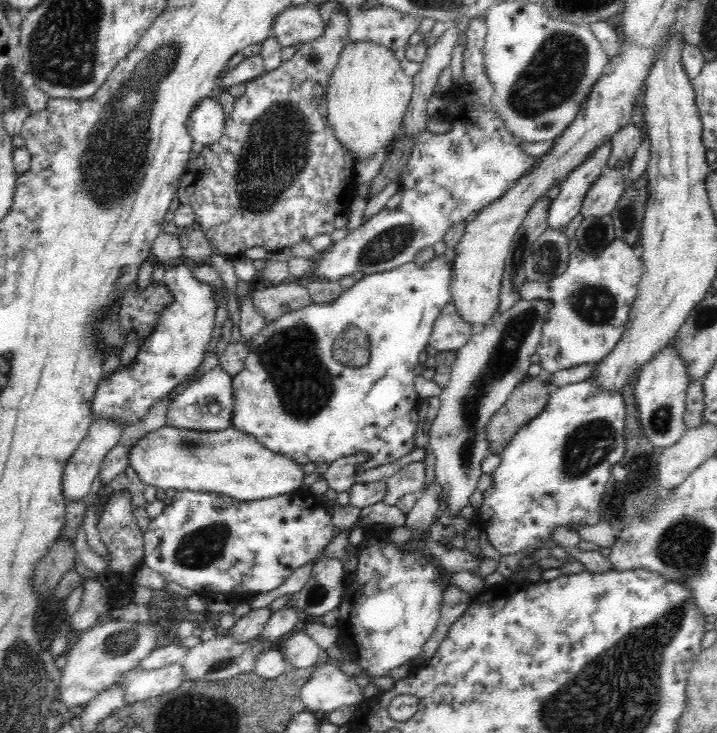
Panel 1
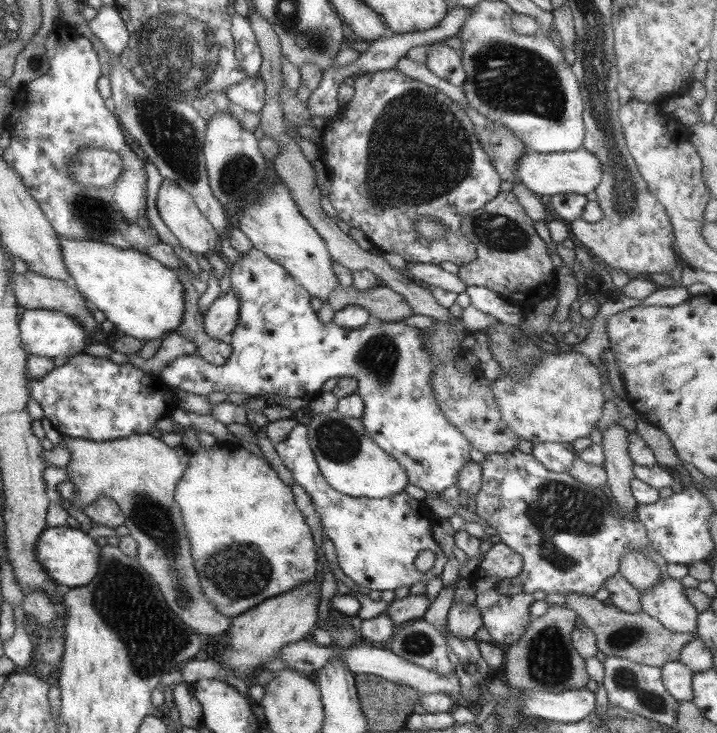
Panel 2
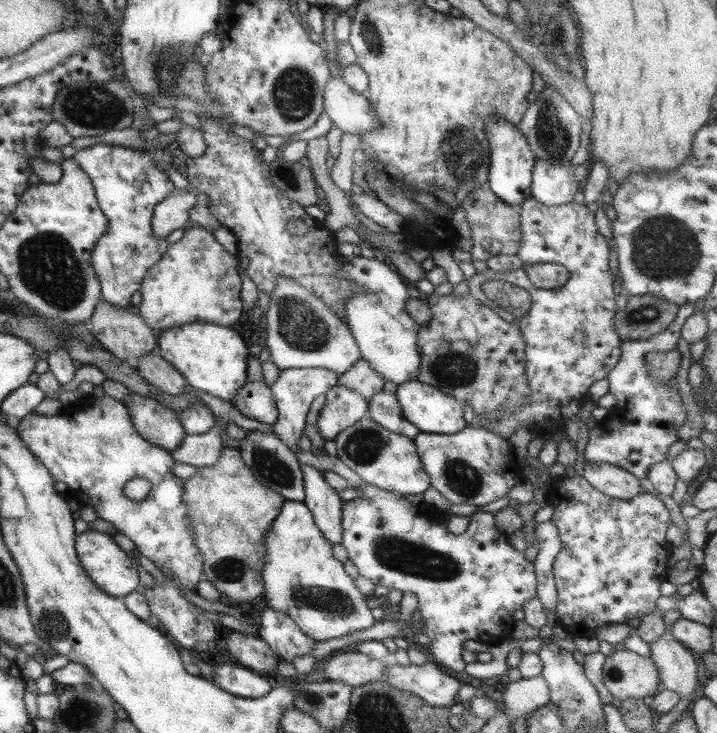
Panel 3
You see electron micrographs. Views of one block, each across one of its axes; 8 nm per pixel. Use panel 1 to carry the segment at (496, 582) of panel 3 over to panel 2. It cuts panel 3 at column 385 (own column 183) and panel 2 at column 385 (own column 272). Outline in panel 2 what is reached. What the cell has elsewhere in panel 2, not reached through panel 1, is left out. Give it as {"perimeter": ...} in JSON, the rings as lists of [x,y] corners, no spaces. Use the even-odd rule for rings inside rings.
{"perimeter":[[[297,423],[281,442],[274,444],[274,449],[283,466],[291,474],[293,481],[311,499],[313,510],[319,516],[321,527],[324,527],[323,533],[335,547],[335,556],[341,572],[357,587],[363,586],[377,592],[383,592],[383,590],[393,592],[397,587],[408,587],[417,581],[423,581],[426,584],[431,577],[439,575],[445,566],[446,559],[433,539],[432,527],[437,522],[437,518],[424,506],[423,502],[413,500],[404,491],[387,498],[350,498],[331,489],[317,469],[306,432],[306,426]],[[419,550],[430,550],[434,554],[433,566],[424,572],[417,570],[413,565]]]}

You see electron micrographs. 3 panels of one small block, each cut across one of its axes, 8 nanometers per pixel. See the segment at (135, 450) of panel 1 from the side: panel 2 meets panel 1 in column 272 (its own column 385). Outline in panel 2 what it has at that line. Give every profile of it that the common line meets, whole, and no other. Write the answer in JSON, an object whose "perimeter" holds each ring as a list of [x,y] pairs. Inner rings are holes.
{"perimeter":[[[335,409],[314,415],[306,426],[307,440],[321,477],[329,487],[350,498],[387,498],[403,491],[407,482],[405,471],[391,456],[384,453],[365,432],[359,418],[341,416]]]}

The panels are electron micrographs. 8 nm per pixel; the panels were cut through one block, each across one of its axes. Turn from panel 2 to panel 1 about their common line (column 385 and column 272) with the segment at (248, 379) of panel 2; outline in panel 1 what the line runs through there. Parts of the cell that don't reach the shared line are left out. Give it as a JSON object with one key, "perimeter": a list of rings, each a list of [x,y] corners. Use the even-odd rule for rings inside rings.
{"perimeter":[[[434,256],[432,262],[428,265],[418,267],[414,262],[400,266],[399,268],[384,271],[382,273],[374,273],[364,275],[357,280],[354,285],[343,290],[334,300],[326,304],[310,303],[302,310],[295,310],[290,314],[280,316],[278,320],[267,323],[257,334],[252,335],[251,339],[246,342],[249,349],[248,356],[244,361],[242,370],[231,378],[232,385],[232,412],[231,412],[231,427],[234,430],[239,430],[248,436],[251,436],[256,442],[259,442],[268,449],[272,454],[279,453],[280,456],[290,459],[290,461],[298,464],[298,467],[314,464],[315,467],[321,464],[332,464],[336,460],[347,458],[350,456],[358,456],[358,454],[367,454],[368,460],[356,466],[356,475],[362,474],[372,468],[378,468],[385,464],[392,464],[398,459],[414,452],[418,446],[414,441],[418,434],[418,416],[416,418],[402,418],[406,414],[410,414],[412,410],[417,410],[420,404],[420,396],[416,392],[413,385],[415,376],[414,368],[418,364],[418,355],[422,350],[429,349],[429,338],[438,315],[451,300],[451,292],[449,282],[452,278],[452,266],[446,264],[444,257],[437,258]],[[353,325],[361,332],[366,332],[371,342],[371,356],[369,361],[364,366],[347,367],[341,365],[333,356],[332,348],[335,339],[339,333],[347,326]]]}

